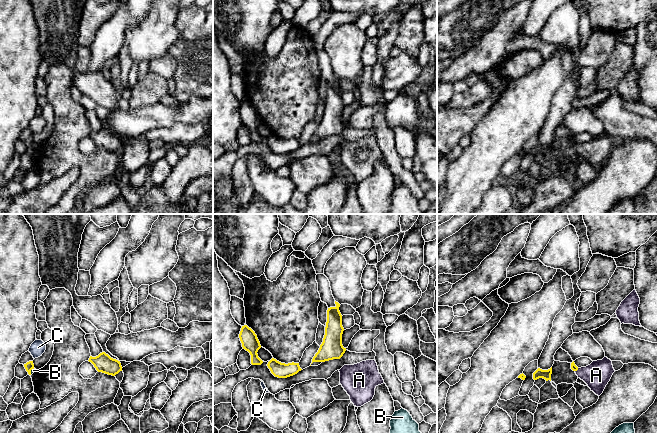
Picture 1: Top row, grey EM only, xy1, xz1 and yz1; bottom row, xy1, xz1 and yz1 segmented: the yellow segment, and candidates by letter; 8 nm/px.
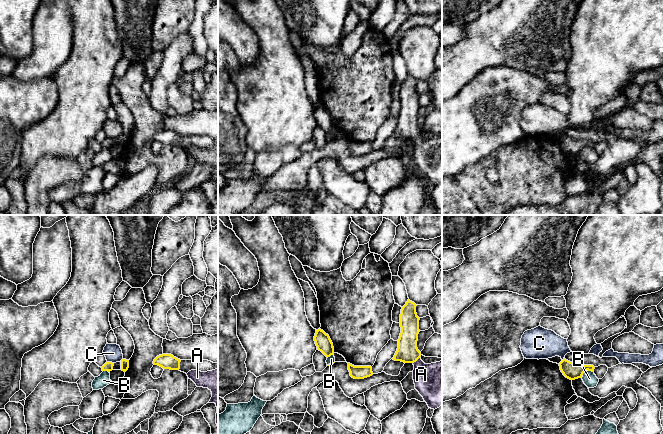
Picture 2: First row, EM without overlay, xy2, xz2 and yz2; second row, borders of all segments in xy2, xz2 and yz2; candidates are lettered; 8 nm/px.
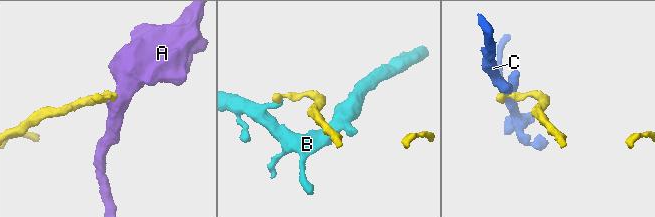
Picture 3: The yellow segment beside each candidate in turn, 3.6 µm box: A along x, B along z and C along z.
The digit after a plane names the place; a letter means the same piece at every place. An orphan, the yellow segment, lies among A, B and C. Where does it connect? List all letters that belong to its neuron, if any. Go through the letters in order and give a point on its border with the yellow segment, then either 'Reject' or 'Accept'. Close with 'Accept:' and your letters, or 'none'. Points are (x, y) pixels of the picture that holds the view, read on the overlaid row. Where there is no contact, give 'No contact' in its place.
A: Touches yellow at xz2 (416, 360). Accept
B: Touches yellow at yz2 (587, 369). Reject
C: Touches yellow at xy2 (110, 362). Reject
Accept: A

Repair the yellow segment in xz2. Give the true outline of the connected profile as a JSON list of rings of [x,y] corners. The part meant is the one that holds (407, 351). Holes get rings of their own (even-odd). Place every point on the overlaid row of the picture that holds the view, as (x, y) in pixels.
[[[408,299],[401,309],[401,333],[397,351],[392,359],[414,365],[415,389],[428,407],[435,410],[442,406],[442,361],[425,364],[420,358],[421,352],[417,348],[420,318],[417,316],[416,306]]]

